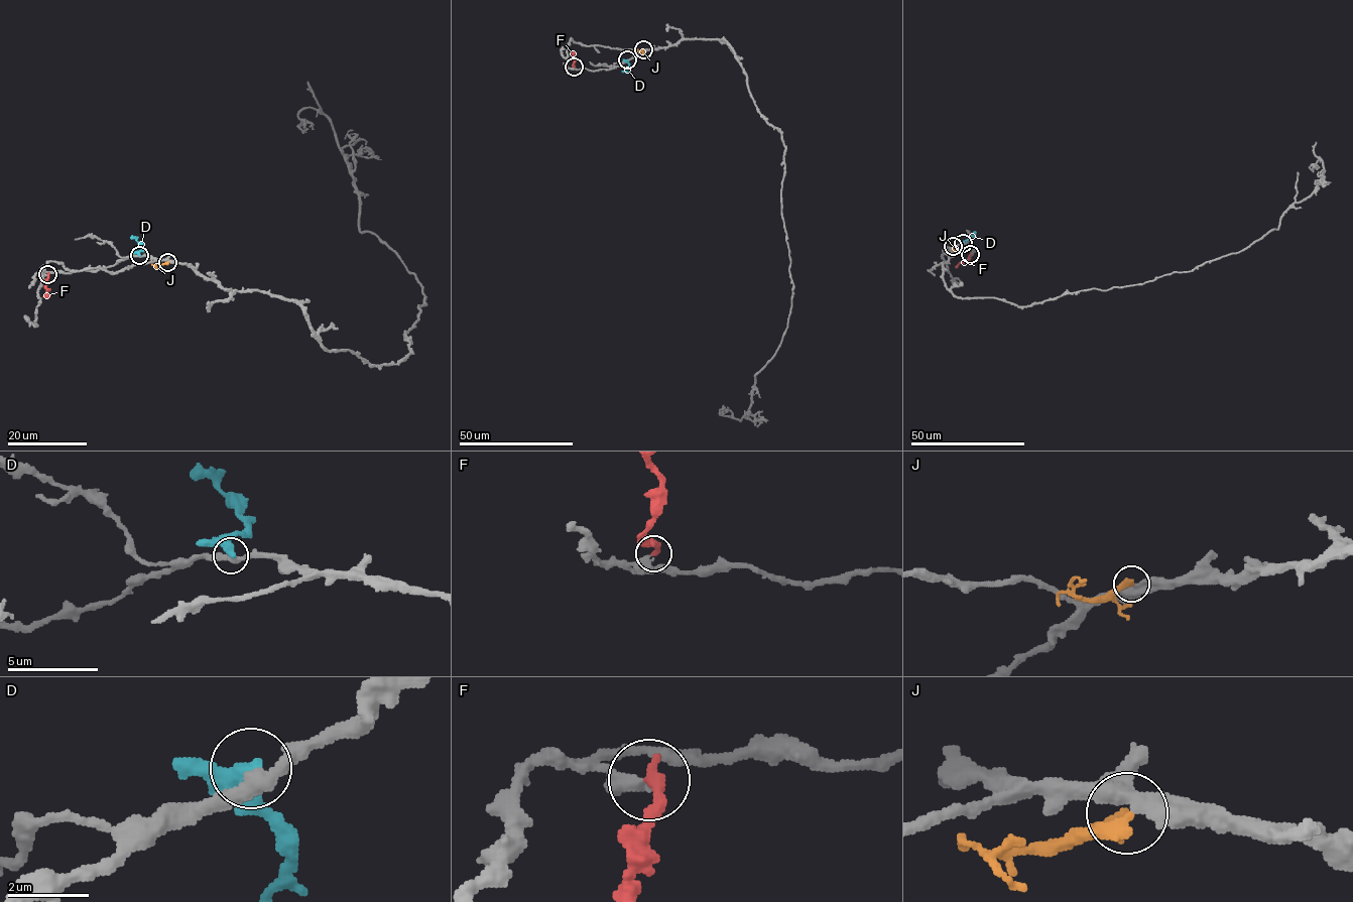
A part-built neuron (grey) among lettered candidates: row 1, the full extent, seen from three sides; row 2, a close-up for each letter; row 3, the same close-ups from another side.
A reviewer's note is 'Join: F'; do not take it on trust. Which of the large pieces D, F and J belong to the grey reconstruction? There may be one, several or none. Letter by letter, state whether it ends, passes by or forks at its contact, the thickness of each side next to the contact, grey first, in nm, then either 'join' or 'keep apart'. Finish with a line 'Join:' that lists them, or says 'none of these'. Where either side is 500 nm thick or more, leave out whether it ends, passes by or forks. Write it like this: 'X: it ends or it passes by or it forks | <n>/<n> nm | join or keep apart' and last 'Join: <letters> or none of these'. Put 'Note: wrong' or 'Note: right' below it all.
D: it ends | 360/480 nm | keep apart
F: it ends | 440/320 nm | keep apart
J: it ends | 440/360 nm | keep apart
Join: none of these
Note: wrong

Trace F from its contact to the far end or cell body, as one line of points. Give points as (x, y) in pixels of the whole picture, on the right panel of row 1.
F: (970, 254), (966, 262), (960, 262), (956, 267)

